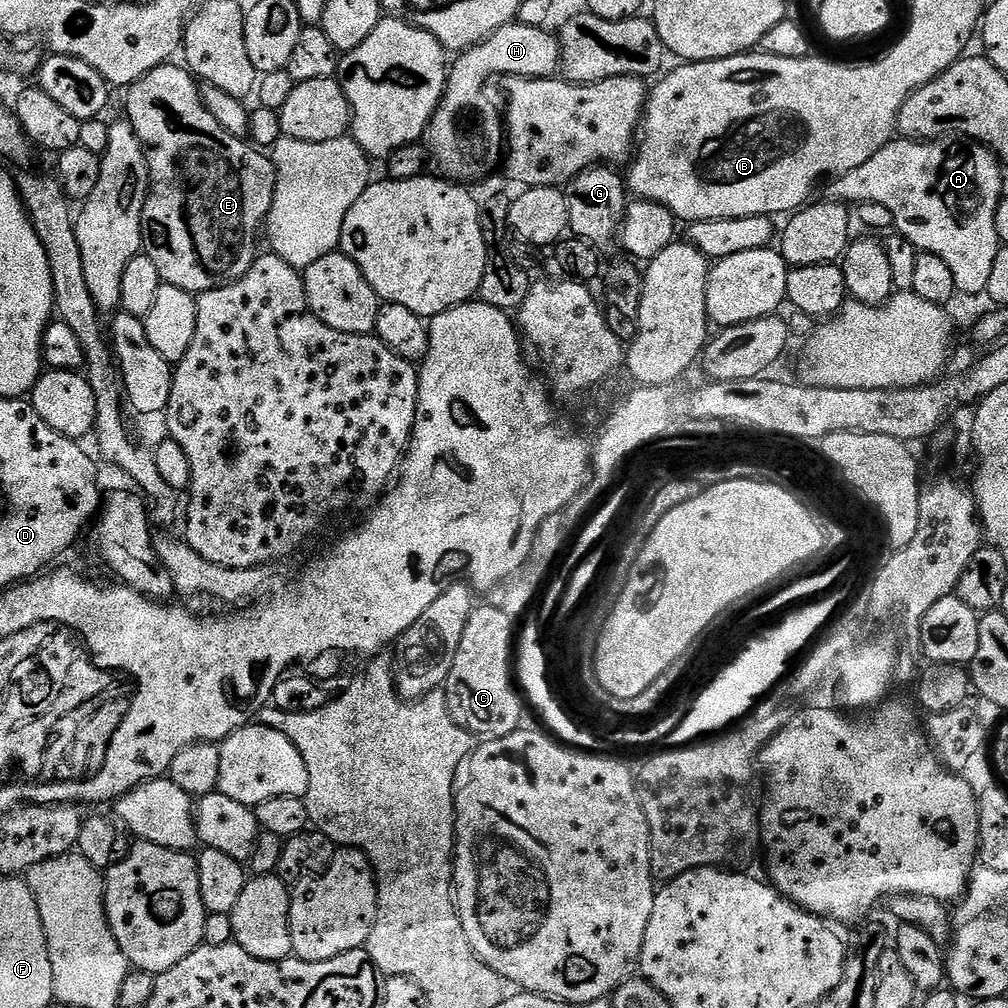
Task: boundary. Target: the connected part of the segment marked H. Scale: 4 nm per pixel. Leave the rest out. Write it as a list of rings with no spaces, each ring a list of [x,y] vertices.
[[[513,22],[455,57],[448,73],[448,84],[444,87],[444,96],[428,123],[428,131],[422,137],[431,163],[436,163],[447,179],[453,182],[480,180],[495,166],[496,155],[499,152],[501,155],[502,150],[488,141],[488,116],[480,112],[480,91],[491,76],[555,77],[560,68],[560,41],[548,31],[547,27],[535,28]]]

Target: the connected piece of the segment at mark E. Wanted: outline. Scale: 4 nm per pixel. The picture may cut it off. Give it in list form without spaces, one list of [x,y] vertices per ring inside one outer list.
[[[169,62],[150,70],[141,80],[136,80],[127,89],[128,112],[126,118],[134,126],[134,134],[138,134],[140,144],[144,147],[144,157],[148,159],[148,201],[144,207],[144,246],[143,251],[158,266],[158,274],[161,281],[170,286],[178,286],[182,290],[193,294],[209,292],[215,288],[225,288],[228,284],[235,284],[250,270],[258,255],[256,249],[256,235],[261,235],[265,227],[268,211],[272,205],[272,199],[276,193],[276,167],[272,164],[271,155],[265,154],[261,149],[253,146],[247,139],[226,134],[222,126],[218,126],[218,118],[206,110],[206,106],[200,97],[201,85],[197,77],[188,71],[187,67],[179,63]]]

